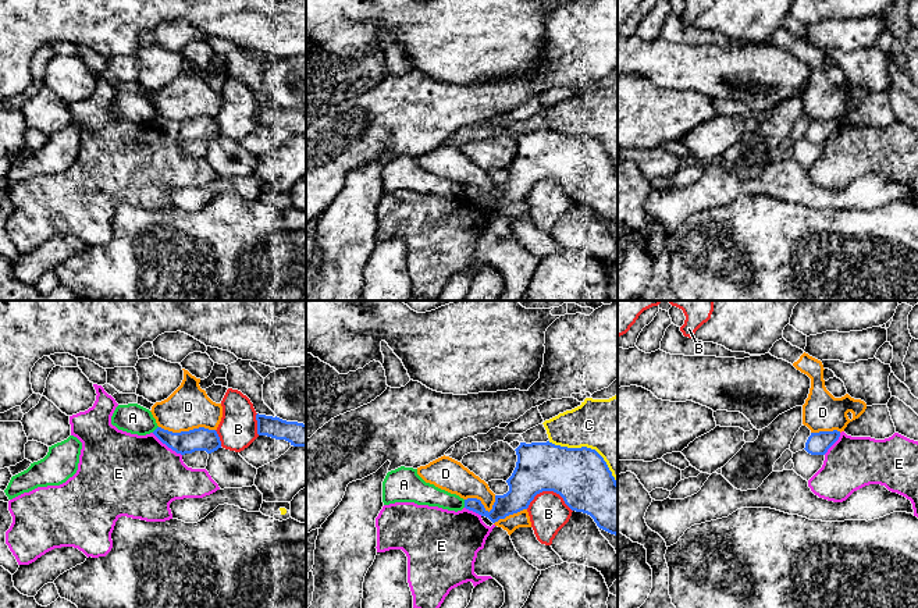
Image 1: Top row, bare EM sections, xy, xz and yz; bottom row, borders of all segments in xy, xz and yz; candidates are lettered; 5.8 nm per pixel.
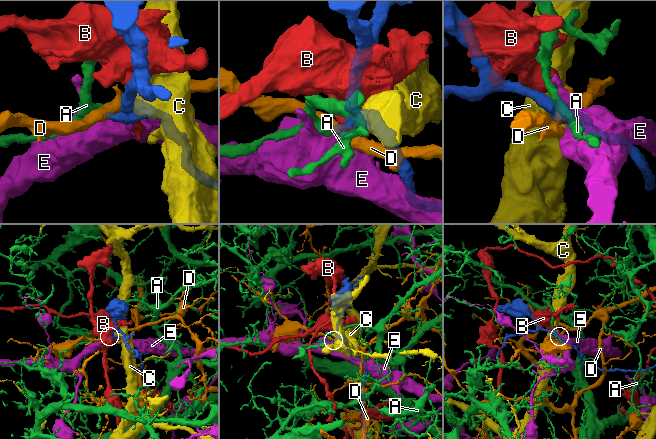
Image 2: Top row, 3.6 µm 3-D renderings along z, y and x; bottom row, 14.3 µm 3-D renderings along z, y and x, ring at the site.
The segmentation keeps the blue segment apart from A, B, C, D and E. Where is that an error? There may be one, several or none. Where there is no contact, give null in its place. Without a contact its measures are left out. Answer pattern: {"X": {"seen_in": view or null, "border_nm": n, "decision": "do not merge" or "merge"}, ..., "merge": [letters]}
{"A": {"seen_in": "xz", "border_nm": 50, "decision": "do not merge"}, "B": {"seen_in": "xz", "border_nm": 280, "decision": "do not merge"}, "C": {"seen_in": "xz", "border_nm": 480, "decision": "do not merge"}, "D": {"seen_in": "xy", "border_nm": 320, "decision": "do not merge"}, "E": {"seen_in": "xy", "border_nm": 220, "decision": "do not merge"}, "merge": []}

